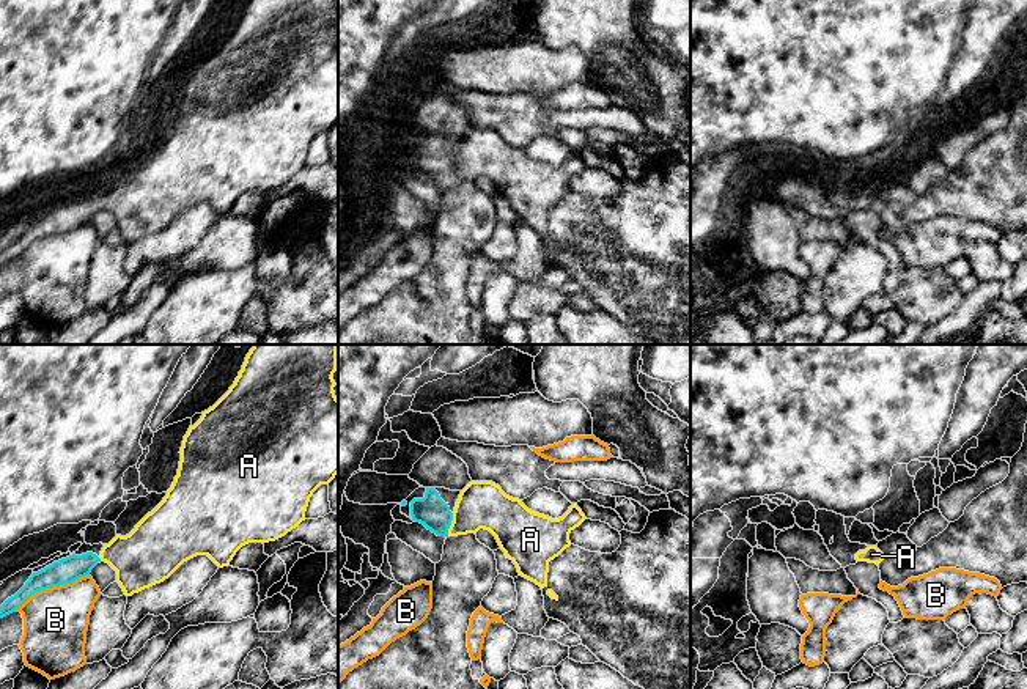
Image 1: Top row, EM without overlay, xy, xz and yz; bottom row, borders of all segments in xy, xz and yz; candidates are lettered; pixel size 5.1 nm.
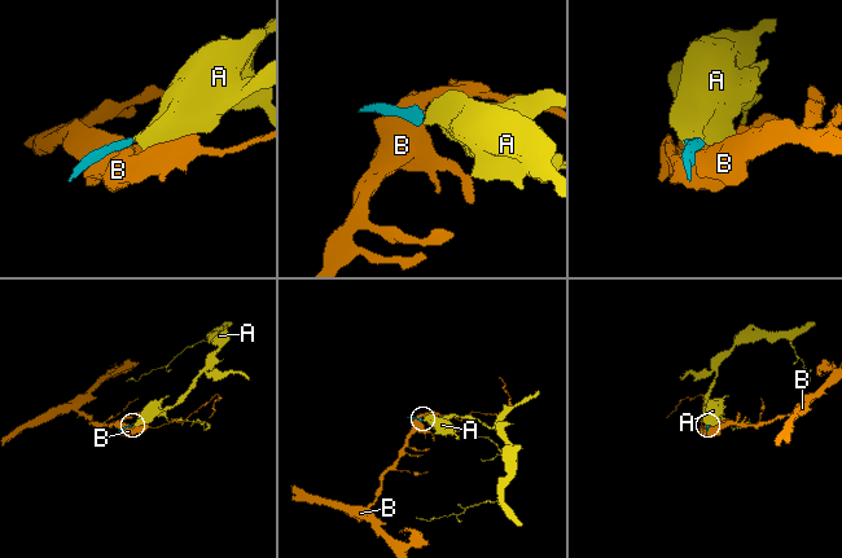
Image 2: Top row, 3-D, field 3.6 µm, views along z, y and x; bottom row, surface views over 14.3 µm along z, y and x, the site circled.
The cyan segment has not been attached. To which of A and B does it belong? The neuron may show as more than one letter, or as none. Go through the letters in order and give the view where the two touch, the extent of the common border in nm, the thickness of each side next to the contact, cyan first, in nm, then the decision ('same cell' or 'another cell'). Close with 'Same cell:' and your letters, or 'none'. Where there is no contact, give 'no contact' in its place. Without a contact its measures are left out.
A: xz | 70 nm | 160/240 nm | same cell
B: xy | 440 nm | 130/340 nm | another cell
Same cell: A

